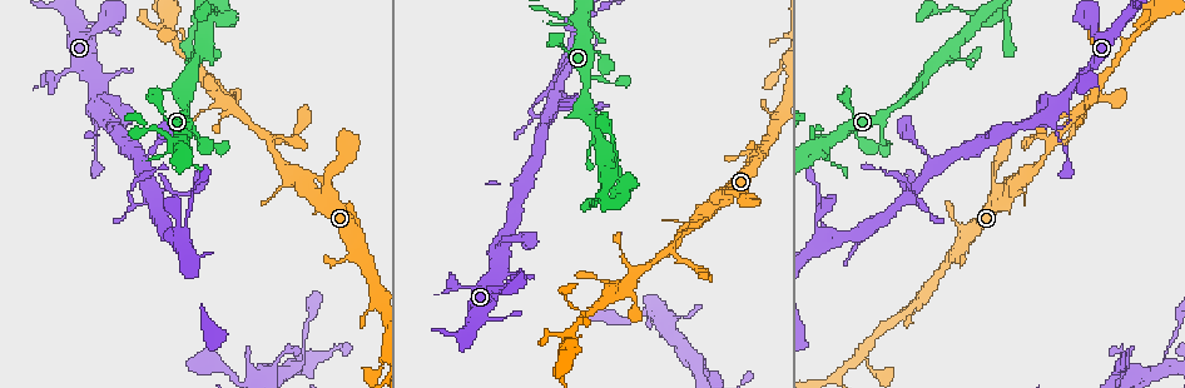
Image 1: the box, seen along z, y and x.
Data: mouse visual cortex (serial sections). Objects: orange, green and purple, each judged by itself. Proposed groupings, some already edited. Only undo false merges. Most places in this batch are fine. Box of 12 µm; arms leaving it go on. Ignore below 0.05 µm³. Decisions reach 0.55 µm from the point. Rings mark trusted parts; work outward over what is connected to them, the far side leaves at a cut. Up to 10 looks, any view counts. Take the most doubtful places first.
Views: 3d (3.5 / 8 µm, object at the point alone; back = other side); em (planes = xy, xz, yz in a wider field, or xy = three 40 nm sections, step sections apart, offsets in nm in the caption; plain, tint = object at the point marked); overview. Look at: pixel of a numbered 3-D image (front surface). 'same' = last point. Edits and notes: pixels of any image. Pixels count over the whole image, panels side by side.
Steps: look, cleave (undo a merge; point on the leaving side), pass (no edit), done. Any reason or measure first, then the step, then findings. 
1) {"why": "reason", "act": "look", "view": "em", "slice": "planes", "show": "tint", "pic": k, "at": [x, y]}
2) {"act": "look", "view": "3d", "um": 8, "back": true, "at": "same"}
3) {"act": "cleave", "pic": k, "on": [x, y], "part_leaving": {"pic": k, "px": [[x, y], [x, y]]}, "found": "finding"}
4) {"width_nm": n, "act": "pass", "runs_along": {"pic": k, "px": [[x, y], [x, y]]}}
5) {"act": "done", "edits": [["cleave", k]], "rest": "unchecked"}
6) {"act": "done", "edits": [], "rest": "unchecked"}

{"why": "sharp bend", "act": "look", "view": "3d", "um": 3.5, "pic": 1, "at": [594, 198]}

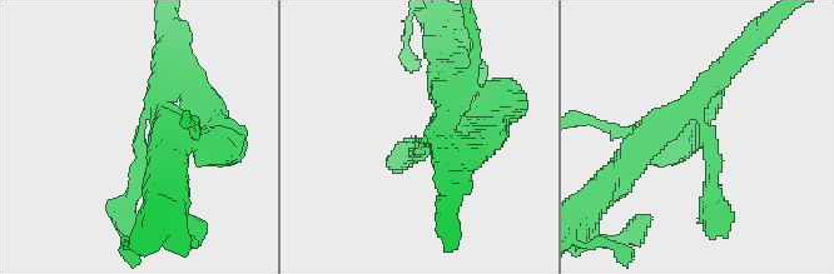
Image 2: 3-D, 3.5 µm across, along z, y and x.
{"arms": 3, "arm_widths_nm": [200, 300, 350], "why": "need the tissue", "act": "look", "view": "em", "slice": "xy", "step": 2, "show": "plain", "pic": 2, "at": [702, 135]}

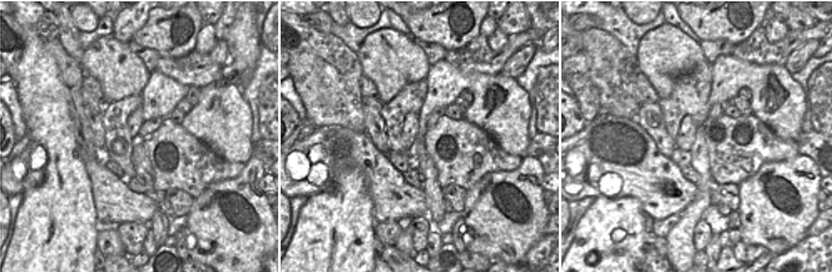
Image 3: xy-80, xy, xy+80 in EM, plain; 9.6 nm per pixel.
{"why": "where the object lies", "act": "look", "view": "em", "slice": "xy", "step": 2, "show": "tint", "at": "same"}

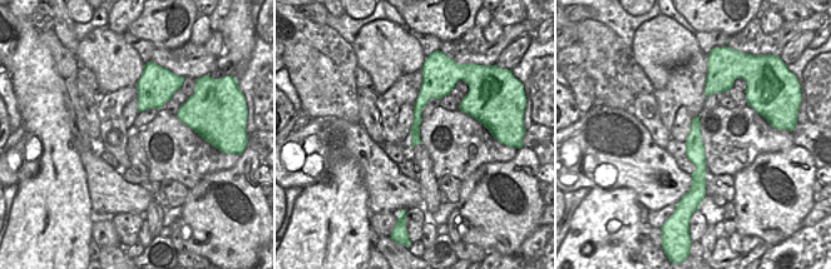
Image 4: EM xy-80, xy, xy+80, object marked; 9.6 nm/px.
{"act": "pass", "found": "all the same cell"}

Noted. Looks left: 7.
{"act": "look", "view": "3d", "um": 3.5, "pic": 1, "at": [578, 318]}

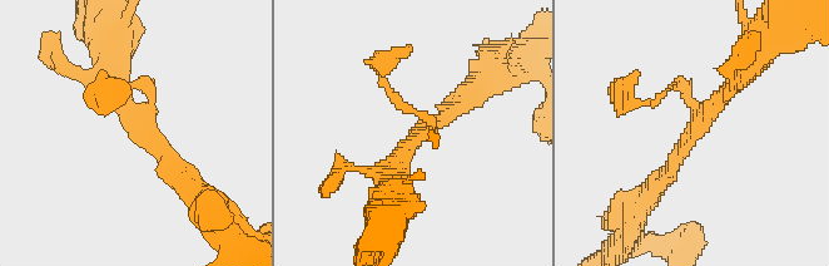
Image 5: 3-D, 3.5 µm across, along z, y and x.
{"arms": 3, "arm_widths_nm": [100, 250, 250], "why": "need the tissue", "act": "look", "view": "em", "slice": "planes", "show": "tint", "pic": 5, "at": [424, 133]}

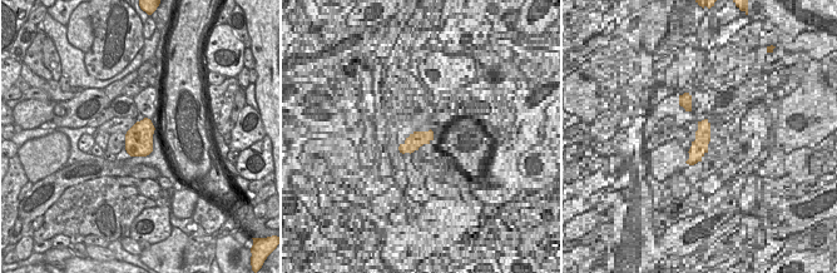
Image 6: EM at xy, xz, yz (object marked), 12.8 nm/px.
{"act": "pass", "runs_along": {"pic": 5, "px": [[653, 187], [745, 68]]}, "found": "all the same cell"}

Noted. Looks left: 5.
{"why": "thin neck", "act": "look", "view": "3d", "um": 8, "pic": 1, "at": [151, 196]}

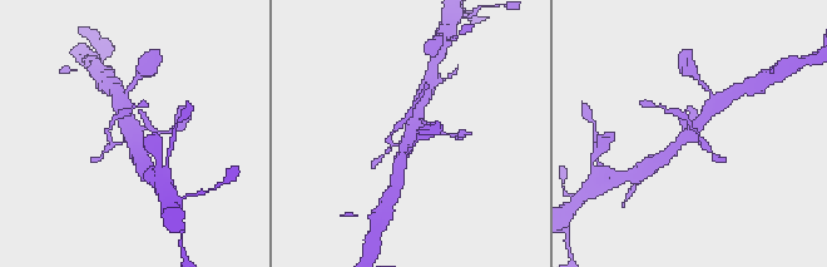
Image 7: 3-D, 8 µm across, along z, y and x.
{"why": "closer look", "act": "look", "view": "3d", "um": 3.5, "pic": 7, "at": [689, 130]}

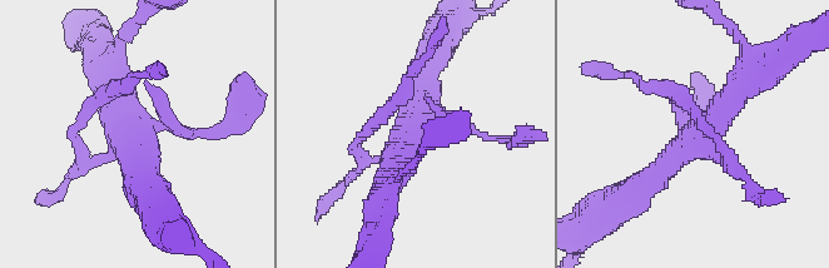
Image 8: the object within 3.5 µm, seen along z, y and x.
{"arms": 4, "arm_widths_nm": [100, 150, 300, 350], "act": "look", "view": "em", "slice": "xy", "step": 2, "show": "tint", "pic": 8, "at": [701, 133]}

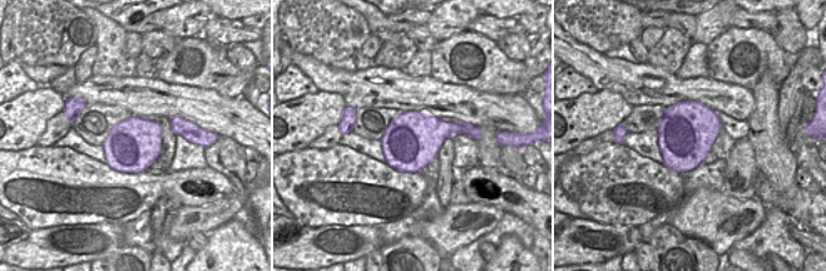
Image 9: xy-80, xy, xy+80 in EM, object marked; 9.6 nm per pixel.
{"act": "pass", "runs_along": {"pic": 8, "px": [[759, 77], [640, 184]]}, "found": "one cell here"}

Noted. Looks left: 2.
{"why": "sudden change in width", "act": "look", "view": "3d", "um": 3.5, "pic": 1, "at": [461, 287]}

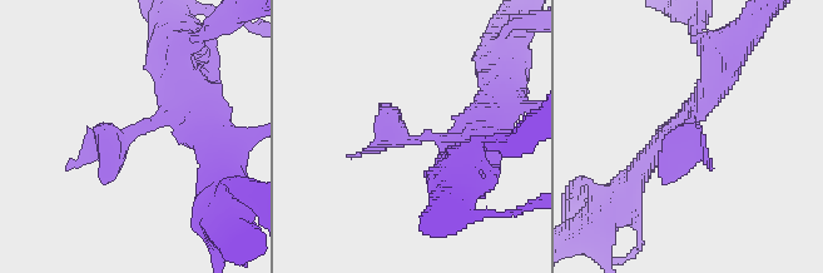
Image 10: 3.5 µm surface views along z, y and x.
{"act": "look", "view": "em", "slice": "xy", "step": 5, "show": "tint", "pic": 10, "at": [130, 129]}

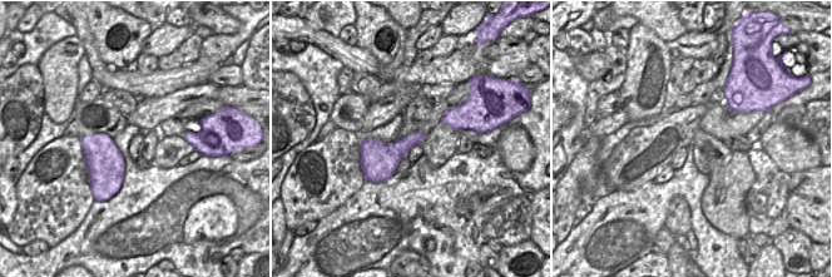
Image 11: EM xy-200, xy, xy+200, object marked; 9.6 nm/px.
{"act": "pass", "found": "continuous, no second cell"}

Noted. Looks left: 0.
{"act": "done", "edits": [], "rest": "unchecked"}

